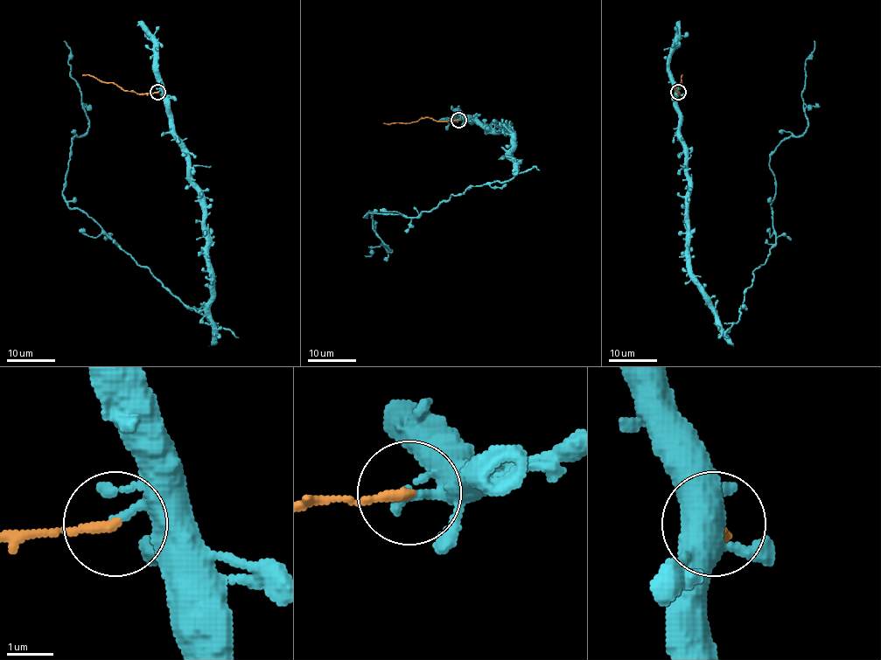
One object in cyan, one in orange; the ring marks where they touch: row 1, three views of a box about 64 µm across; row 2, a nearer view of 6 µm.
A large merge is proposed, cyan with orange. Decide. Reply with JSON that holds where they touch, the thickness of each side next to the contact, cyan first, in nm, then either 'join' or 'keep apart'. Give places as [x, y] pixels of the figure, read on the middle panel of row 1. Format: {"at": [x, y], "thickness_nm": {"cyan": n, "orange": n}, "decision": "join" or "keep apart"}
{"at": [458, 120], "thickness_nm": {"cyan": 240, "orange": 200}, "decision": "keep apart"}

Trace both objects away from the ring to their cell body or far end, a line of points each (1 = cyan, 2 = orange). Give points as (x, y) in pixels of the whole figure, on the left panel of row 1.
1: (158, 92), (203, 212), (215, 332), (67, 204), (72, 139), (88, 118), (63, 41)
2: (157, 92), (136, 94), (121, 89), (111, 82), (101, 82), (88, 75), (82, 75)

